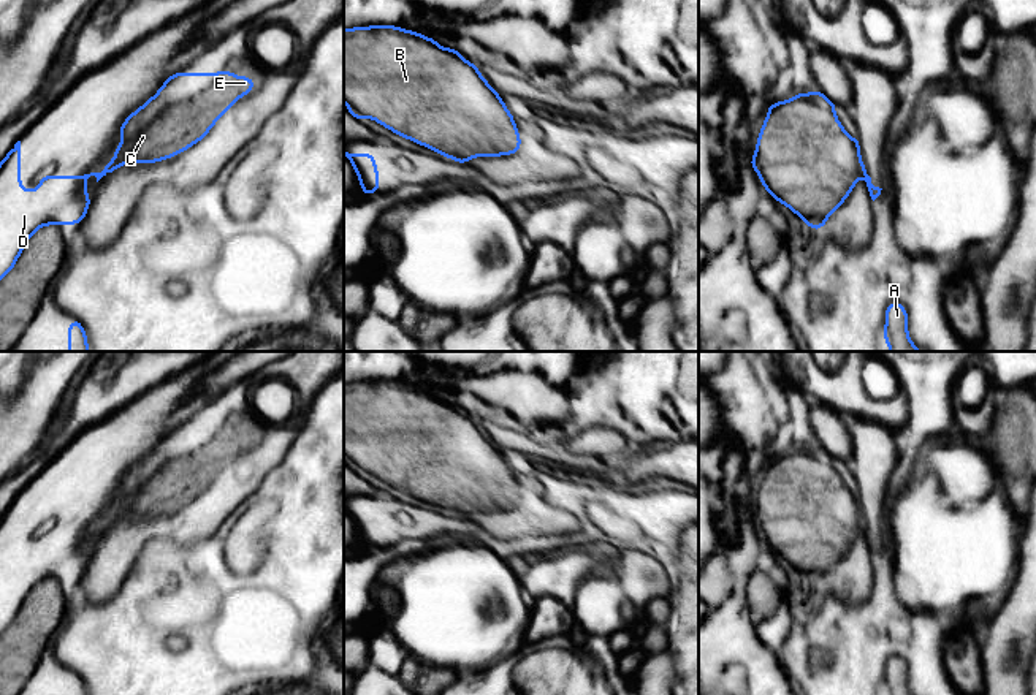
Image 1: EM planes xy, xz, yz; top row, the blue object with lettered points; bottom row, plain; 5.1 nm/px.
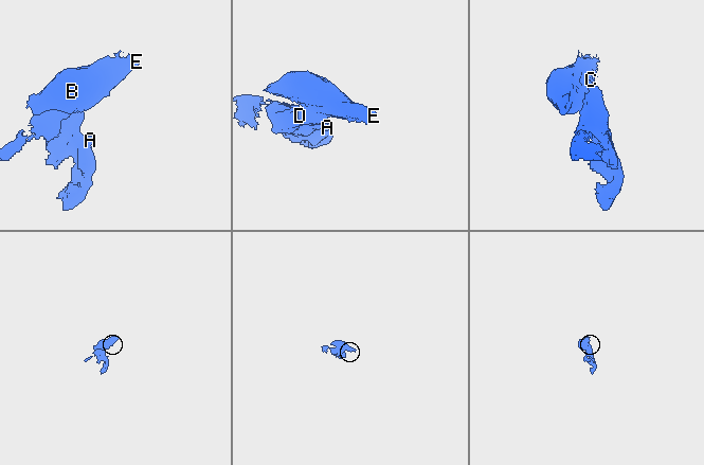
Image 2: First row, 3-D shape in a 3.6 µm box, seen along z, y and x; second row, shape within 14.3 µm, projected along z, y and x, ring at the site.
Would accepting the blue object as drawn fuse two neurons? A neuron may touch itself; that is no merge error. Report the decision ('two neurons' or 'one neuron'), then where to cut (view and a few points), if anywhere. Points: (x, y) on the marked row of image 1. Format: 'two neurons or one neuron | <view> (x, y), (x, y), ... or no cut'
two neurons | xy (108, 165), (103, 174)

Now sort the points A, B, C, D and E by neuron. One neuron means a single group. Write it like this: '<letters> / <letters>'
A D / B C E

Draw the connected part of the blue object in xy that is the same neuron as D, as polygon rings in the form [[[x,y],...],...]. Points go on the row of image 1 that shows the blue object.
[[[17,141],[14,144],[14,147],[8,152],[8,155],[0,161],[0,280],[14,268],[19,255],[22,253],[24,245],[27,244],[27,241],[32,237],[32,234],[40,230],[44,225],[78,225],[82,222],[82,218],[87,214],[87,209],[90,206],[90,196],[86,193],[86,182],[90,176],[97,177],[97,182],[105,176],[105,169],[108,168],[108,163],[103,166],[101,173],[90,173],[90,174],[84,174],[84,176],[41,176],[40,177],[40,187],[36,190],[24,190],[21,187],[21,141]]]

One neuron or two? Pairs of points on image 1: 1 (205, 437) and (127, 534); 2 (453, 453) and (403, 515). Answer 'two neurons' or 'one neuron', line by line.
1: one neuron
2: two neurons

